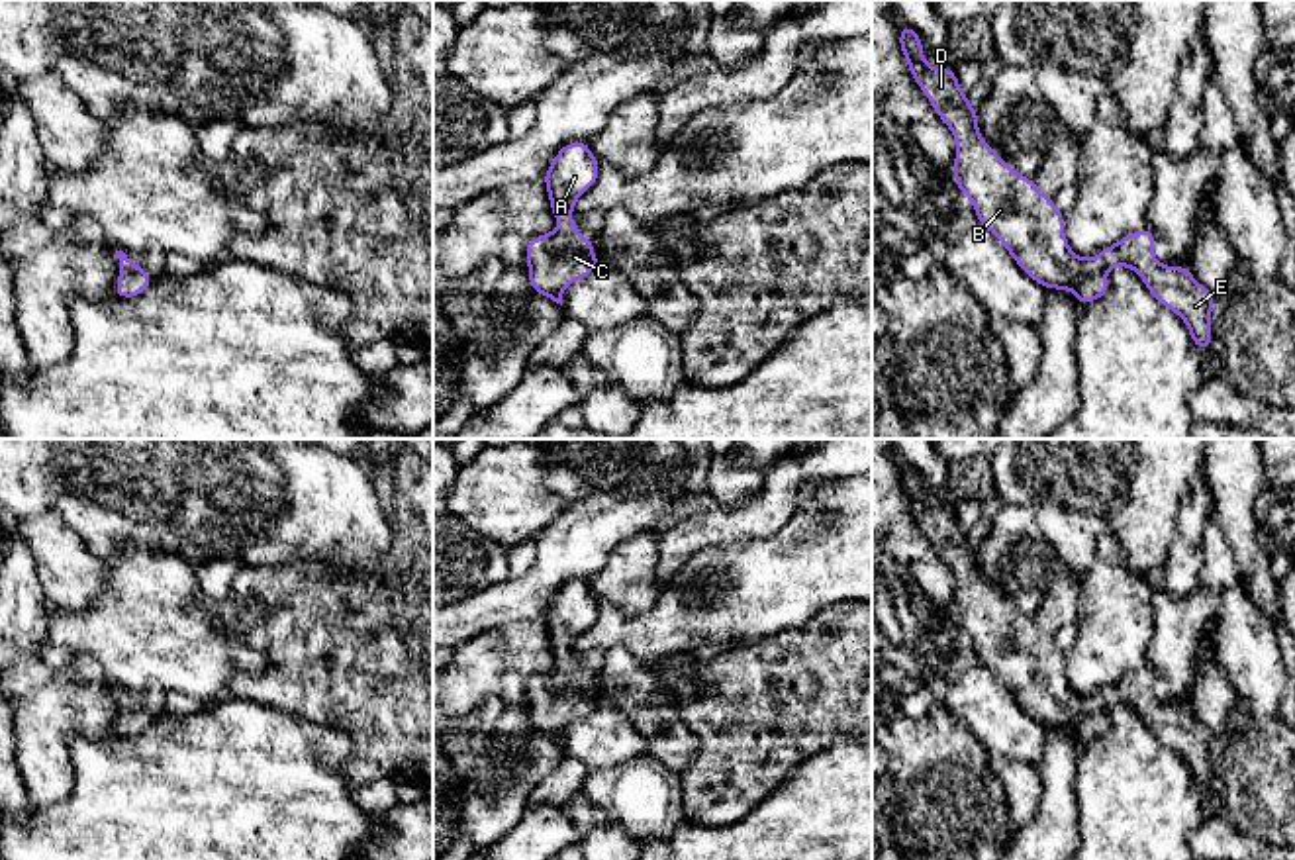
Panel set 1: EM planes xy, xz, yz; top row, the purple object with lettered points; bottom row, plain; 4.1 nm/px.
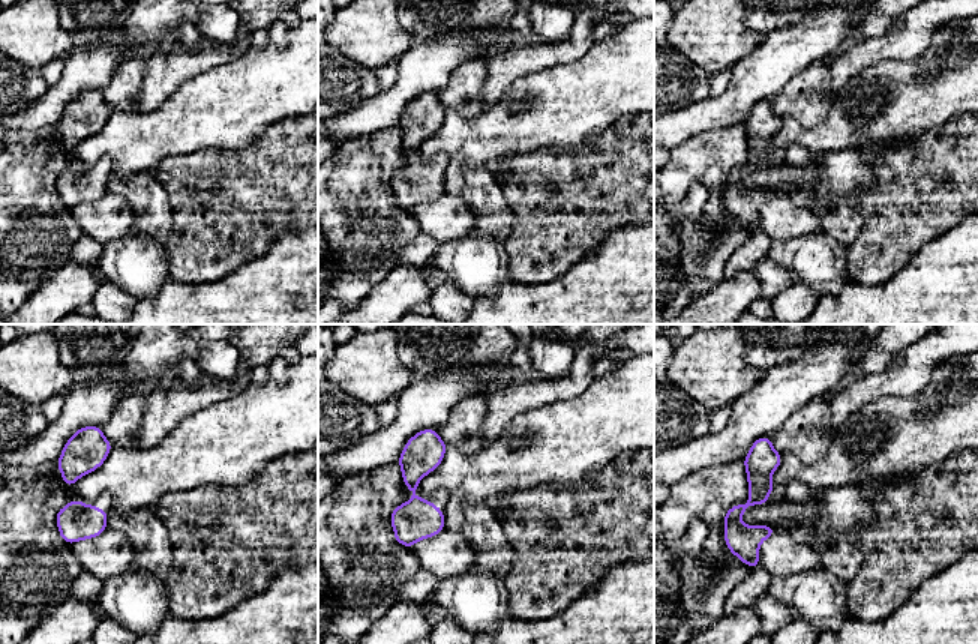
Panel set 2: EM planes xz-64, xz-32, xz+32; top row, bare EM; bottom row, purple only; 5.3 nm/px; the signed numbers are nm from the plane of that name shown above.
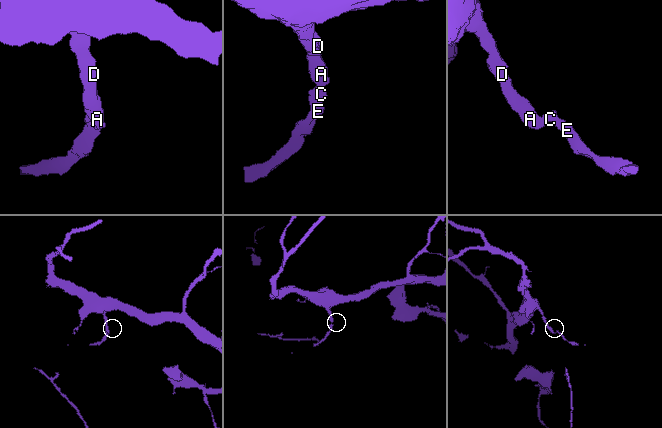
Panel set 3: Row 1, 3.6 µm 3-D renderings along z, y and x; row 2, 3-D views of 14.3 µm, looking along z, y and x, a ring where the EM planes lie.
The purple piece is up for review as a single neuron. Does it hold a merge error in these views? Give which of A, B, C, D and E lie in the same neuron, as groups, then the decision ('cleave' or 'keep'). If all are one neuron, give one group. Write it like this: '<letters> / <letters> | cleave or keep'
A B C D E | keep

